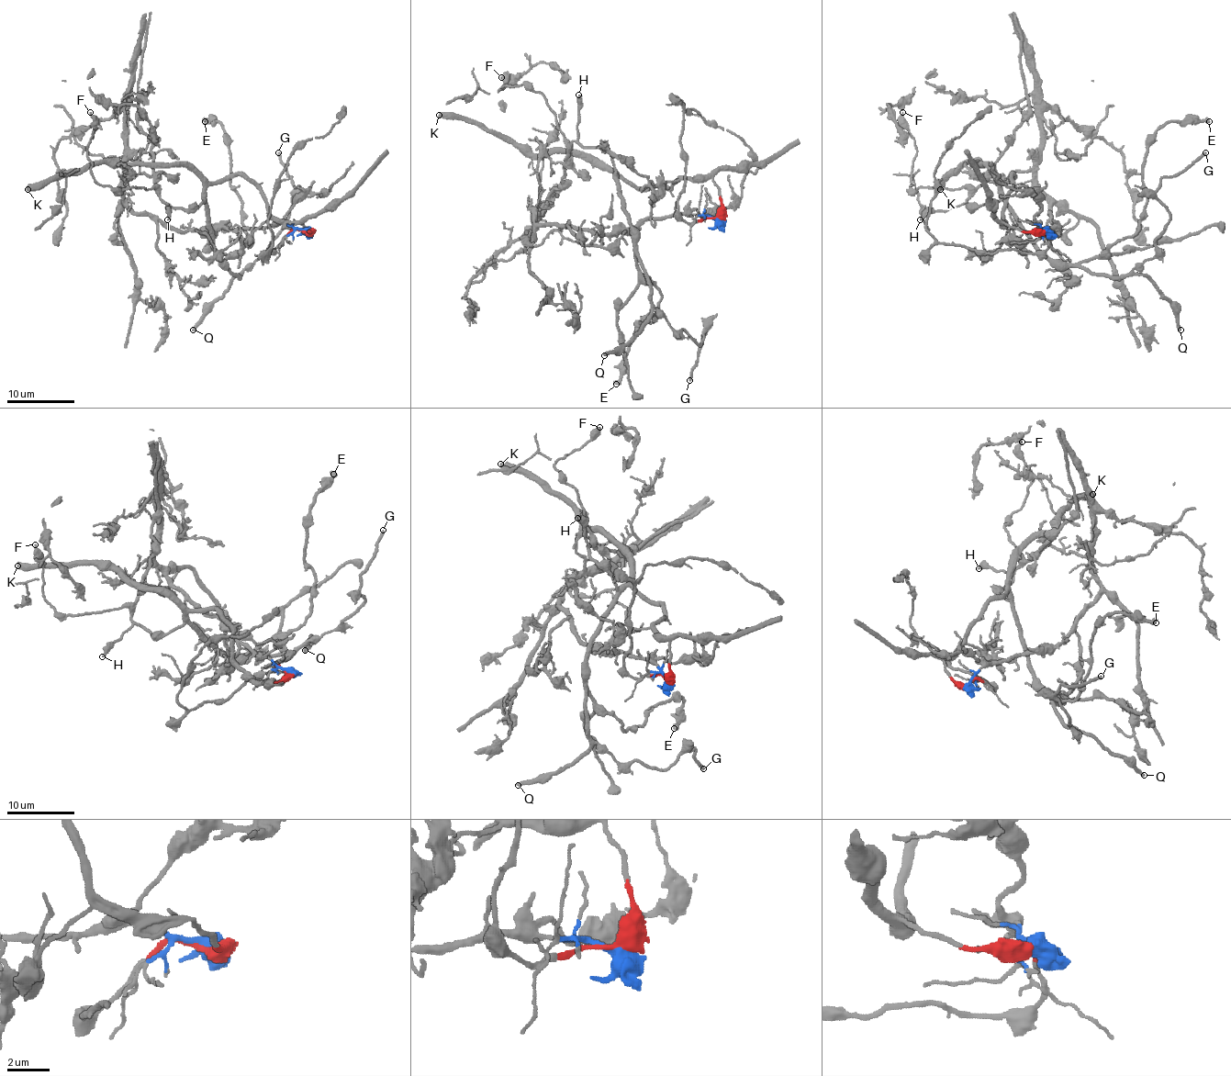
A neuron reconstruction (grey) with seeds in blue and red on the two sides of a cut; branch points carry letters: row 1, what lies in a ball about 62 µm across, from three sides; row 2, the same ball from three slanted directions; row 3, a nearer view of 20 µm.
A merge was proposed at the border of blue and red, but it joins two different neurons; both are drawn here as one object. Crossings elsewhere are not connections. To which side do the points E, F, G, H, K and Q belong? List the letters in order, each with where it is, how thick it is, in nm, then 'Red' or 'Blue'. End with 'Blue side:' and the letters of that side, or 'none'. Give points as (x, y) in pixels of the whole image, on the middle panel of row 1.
E: Place: (616, 384). Thickness 500 nm. Red
F: Place: (501, 77). Thickness 280 nm. Red
G: Place: (689, 380). Thickness 280 nm. Red
H: Place: (578, 95). Thickness 220 nm. Red
K: Place: (439, 115). Thickness 550 nm. Red
Q: Place: (604, 355). Thickness 340 nm. Red
Blue side: none

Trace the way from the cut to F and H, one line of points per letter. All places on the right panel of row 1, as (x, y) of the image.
F: (1044, 232), (1003, 222), (1013, 174), (1000, 198), (973, 208), (966, 188), (912, 190), (917, 152), (901, 112)
H: (1044, 232), (1003, 222), (1013, 174), (1000, 198), (973, 208), (966, 203), (929, 210), (921, 220)

